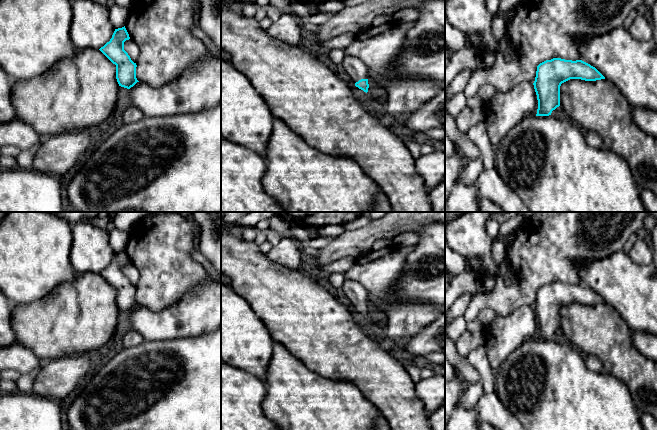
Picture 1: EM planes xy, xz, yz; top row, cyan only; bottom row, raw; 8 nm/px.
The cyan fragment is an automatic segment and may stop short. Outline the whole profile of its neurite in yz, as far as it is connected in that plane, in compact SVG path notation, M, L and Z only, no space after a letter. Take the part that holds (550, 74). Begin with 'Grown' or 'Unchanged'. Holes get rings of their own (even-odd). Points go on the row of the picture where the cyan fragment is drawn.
Grown. M553 58L540 63L533 83L538 109L525 115L525 118L551 115L552 111L560 106L561 84L570 79L596 81L605 77L595 67L582 60Z

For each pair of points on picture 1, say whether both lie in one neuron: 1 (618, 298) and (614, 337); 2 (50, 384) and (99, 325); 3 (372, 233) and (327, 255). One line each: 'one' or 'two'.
1: two
2: two
3: one

